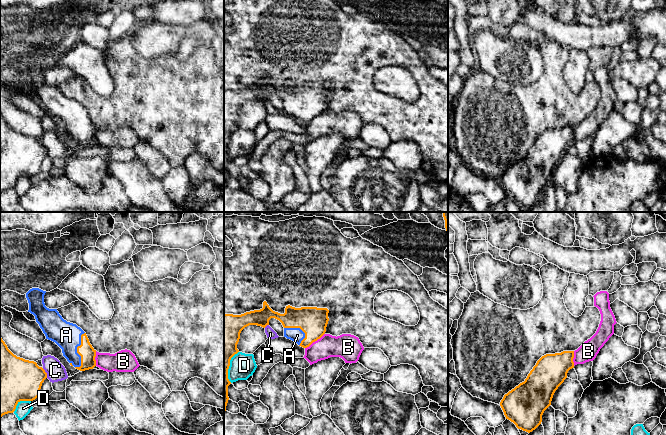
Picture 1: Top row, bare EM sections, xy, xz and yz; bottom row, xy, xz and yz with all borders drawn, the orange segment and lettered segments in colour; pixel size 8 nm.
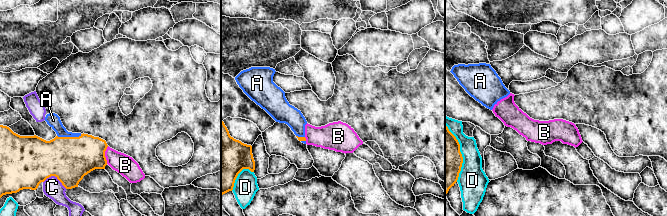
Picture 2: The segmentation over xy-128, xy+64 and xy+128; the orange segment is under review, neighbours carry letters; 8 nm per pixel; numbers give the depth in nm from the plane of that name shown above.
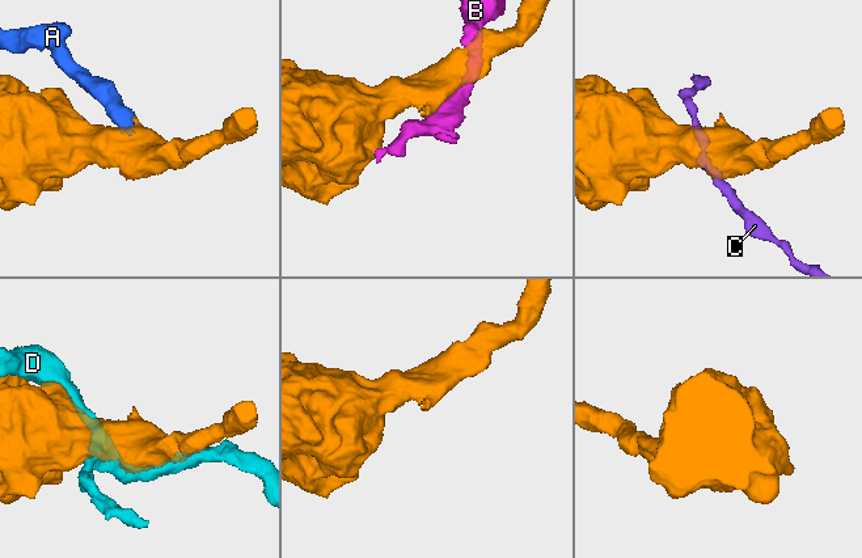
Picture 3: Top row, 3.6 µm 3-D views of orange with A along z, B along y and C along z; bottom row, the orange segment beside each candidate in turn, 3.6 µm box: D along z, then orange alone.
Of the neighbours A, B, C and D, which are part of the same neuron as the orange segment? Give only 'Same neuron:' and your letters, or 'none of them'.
Same neuron: A

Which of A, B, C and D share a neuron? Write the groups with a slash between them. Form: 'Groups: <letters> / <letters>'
Groups: A / B / C / D

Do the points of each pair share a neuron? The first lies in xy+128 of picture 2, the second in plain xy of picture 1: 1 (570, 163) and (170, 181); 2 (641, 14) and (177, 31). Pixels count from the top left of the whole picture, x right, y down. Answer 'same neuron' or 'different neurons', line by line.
1: different neurons
2: different neurons

